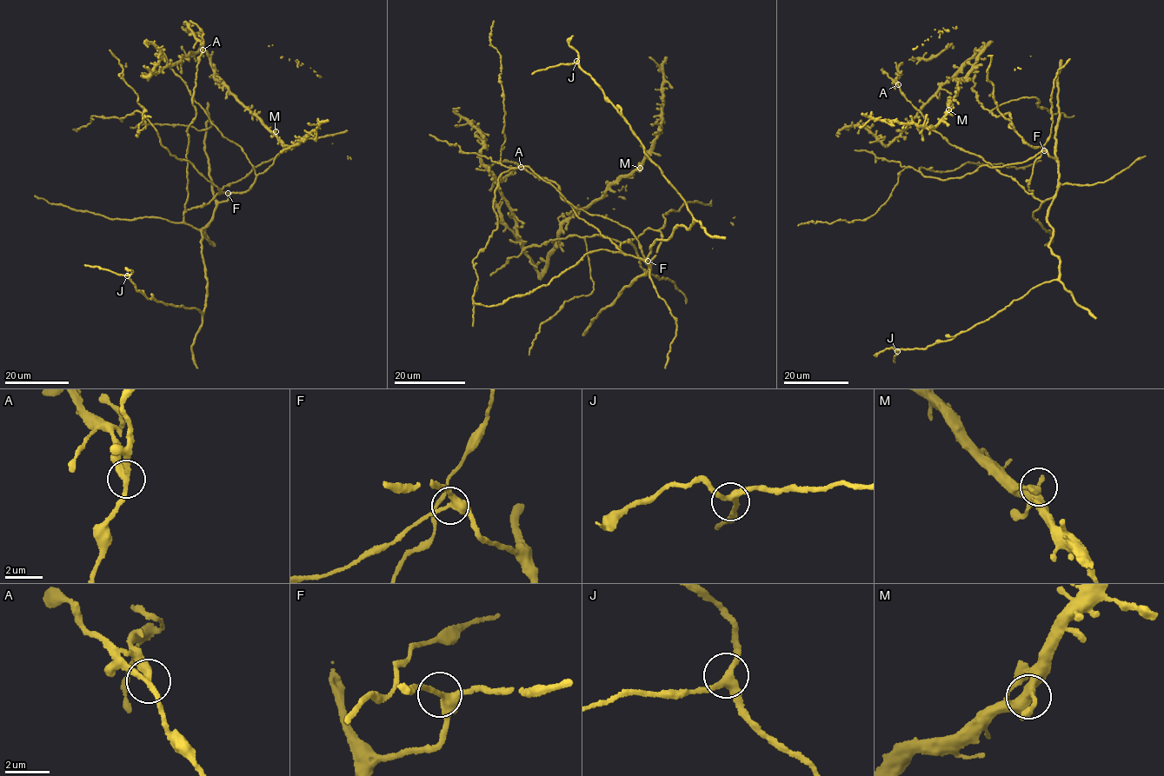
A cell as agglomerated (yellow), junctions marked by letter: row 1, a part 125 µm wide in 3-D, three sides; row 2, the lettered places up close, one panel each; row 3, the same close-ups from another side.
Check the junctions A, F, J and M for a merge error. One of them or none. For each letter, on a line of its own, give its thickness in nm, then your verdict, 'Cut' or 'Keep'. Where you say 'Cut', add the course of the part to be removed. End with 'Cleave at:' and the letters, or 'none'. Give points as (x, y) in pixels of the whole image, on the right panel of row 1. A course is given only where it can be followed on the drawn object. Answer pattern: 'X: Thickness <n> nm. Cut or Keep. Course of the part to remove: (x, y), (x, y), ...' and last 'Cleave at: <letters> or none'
A: Thickness 280 nm. Keep
F: Thickness 320 nm. Keep
J: Thickness 300 nm. Keep
M: Thickness 280 nm. Keep
Cleave at: none

